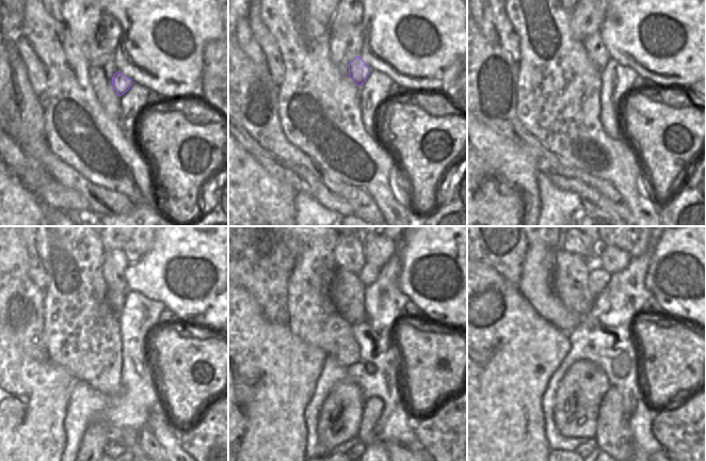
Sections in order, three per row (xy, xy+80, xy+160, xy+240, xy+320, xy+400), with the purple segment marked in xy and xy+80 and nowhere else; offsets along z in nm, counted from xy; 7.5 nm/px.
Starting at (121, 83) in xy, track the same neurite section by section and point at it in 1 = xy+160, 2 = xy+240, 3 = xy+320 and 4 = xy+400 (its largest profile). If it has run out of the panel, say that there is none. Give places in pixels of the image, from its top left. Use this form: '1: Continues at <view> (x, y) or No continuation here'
1: Continues at xy+160 (596, 51)
2: Continues at xy+240 (115, 261)
3: Continues at xy+320 (349, 251)
4: Continues at xy+400 (586, 248)

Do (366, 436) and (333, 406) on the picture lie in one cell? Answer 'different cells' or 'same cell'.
different cells

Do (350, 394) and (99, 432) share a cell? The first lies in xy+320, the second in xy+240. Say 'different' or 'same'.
same

